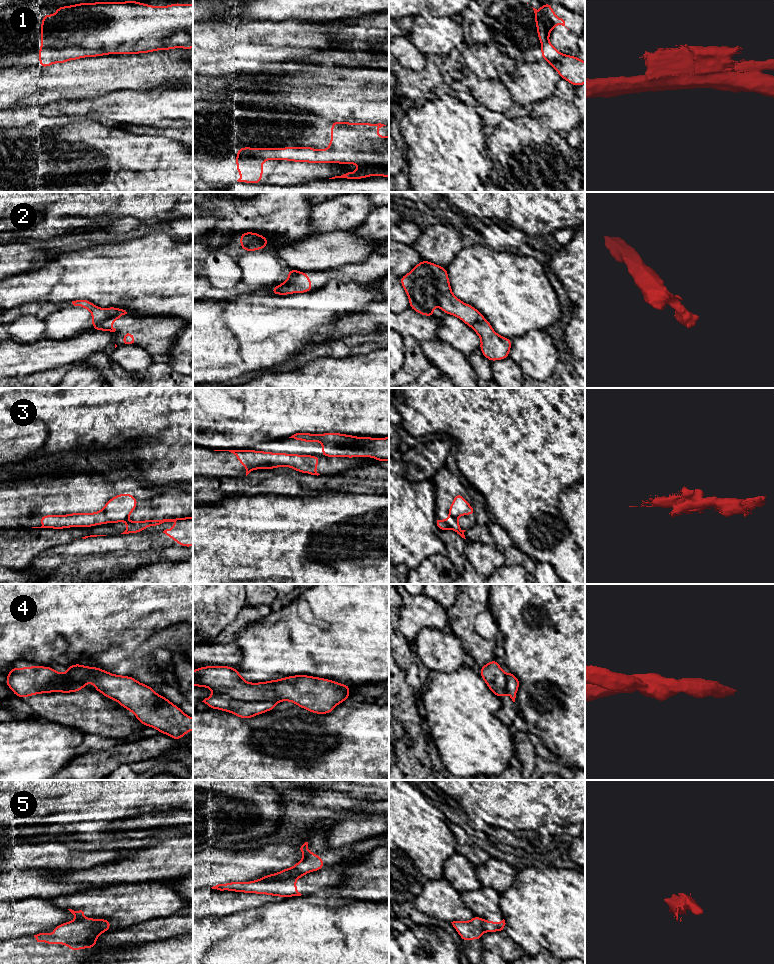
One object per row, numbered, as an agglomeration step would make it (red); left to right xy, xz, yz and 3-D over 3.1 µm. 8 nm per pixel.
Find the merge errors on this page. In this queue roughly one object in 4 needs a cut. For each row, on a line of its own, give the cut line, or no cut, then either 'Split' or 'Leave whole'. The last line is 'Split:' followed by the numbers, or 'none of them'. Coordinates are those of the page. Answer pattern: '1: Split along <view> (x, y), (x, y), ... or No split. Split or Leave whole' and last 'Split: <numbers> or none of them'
1: Split along xy (93, 39), (90, 37), (84, 38), (74, 47). Split
2: Split along xy (120, 315), (109, 317), (92, 327). Split
3: Split along yz (449, 513), (456, 520). Split
4: Split along xz (214, 693), (225, 693), (239, 700), (278, 701). Split
5: Split along xz (305, 873), (260, 879). Split
Split: 1, 2, 3, 4, 5

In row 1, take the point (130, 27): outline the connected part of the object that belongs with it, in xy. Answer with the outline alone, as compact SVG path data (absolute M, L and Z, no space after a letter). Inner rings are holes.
M139 1L86 2L61 6L56 15L47 13L41 21L41 48L38 50L39 68L85 57L109 54L141 54L174 48L193 48L193 4L172 3L152 6ZM85 38L93 39L92 55L85 56L76 49Z

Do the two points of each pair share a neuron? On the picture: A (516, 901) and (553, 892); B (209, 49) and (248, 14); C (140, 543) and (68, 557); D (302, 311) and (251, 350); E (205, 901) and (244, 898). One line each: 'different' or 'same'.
A: same
B: different
C: same
D: same
E: same

